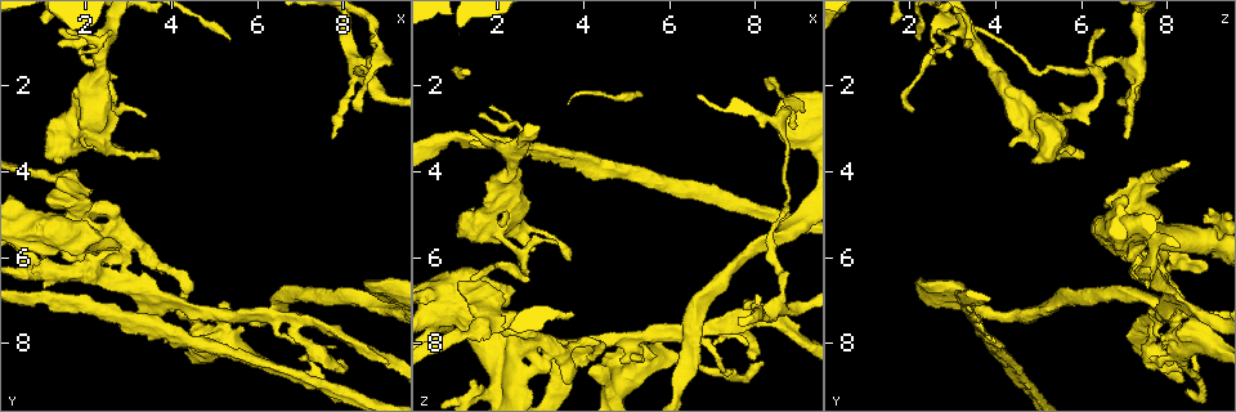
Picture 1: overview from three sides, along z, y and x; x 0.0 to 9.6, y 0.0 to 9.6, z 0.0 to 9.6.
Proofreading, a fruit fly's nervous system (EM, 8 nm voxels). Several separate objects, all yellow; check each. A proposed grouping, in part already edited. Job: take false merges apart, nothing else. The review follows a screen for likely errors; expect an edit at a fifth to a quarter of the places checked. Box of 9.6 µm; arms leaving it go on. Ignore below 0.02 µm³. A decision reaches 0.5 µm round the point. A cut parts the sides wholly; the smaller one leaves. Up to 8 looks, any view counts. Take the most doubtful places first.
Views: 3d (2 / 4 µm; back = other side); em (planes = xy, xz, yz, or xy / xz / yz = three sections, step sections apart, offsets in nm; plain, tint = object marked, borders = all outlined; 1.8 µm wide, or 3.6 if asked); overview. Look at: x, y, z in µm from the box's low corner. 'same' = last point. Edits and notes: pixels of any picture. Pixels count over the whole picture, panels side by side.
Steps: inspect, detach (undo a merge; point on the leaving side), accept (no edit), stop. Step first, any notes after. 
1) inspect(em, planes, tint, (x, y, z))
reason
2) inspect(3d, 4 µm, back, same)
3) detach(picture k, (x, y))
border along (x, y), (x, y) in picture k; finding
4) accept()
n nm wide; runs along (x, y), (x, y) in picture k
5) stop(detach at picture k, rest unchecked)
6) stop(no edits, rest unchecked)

inspect(3d, 2 µm, (6.35, 7.25, 7.75))
abrupt turn

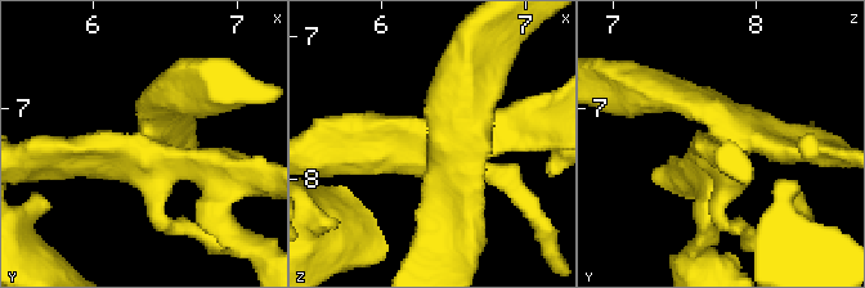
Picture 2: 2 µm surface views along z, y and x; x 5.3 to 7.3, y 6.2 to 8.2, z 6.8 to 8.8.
inspect(em, planes, tint, (6.40, 7.32, 7.80))
now the EM

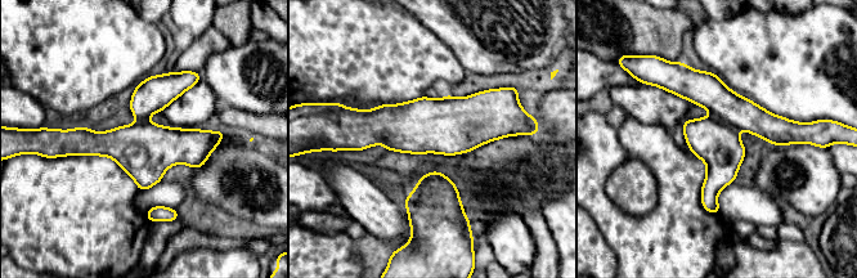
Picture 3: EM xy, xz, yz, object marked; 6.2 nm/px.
detach(picture 3, (718, 144))
the part that leaves runs along (355, 129), (505, 128), (510, 131) in picture 3; a second neuron is stuck on

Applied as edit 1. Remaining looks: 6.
inspect(em, planes, tint, (8.30, 1.55, 7.25))
a narrow waist

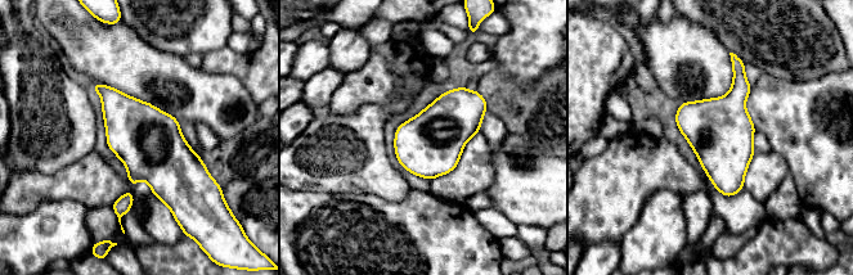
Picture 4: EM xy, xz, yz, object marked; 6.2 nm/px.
accept()
all the same neuron

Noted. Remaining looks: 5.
inspect(overview)

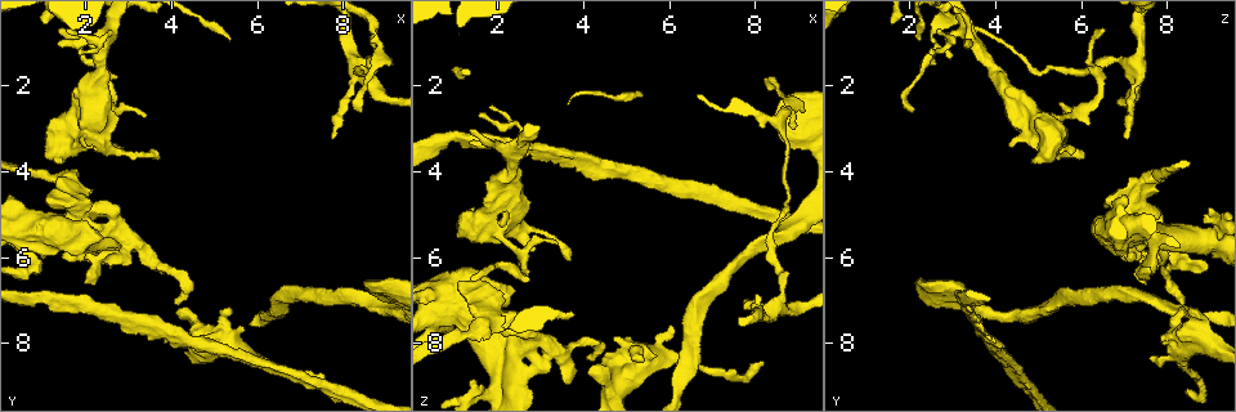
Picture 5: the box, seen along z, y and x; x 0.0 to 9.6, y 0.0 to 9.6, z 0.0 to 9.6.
inspect(3d, 4 µm, (0.70, 6.20, 7.60))
sharp bend

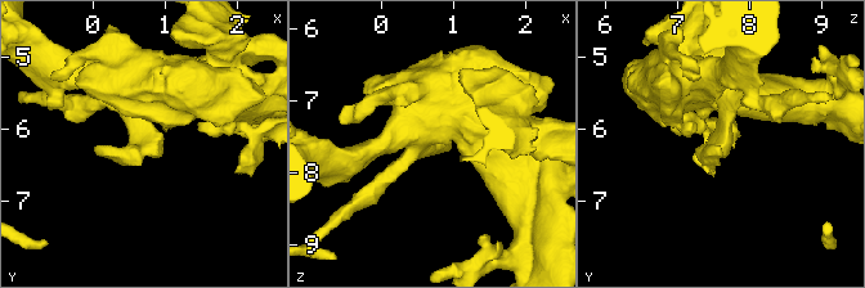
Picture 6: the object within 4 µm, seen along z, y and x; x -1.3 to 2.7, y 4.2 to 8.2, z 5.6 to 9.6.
inspect(em, xz, step 8, tint, (0.70, 6.20, 7.65))

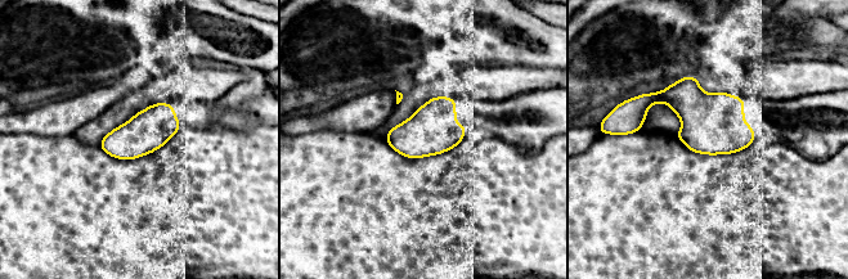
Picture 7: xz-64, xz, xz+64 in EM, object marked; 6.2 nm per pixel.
inspect(em, planes, tint, same)

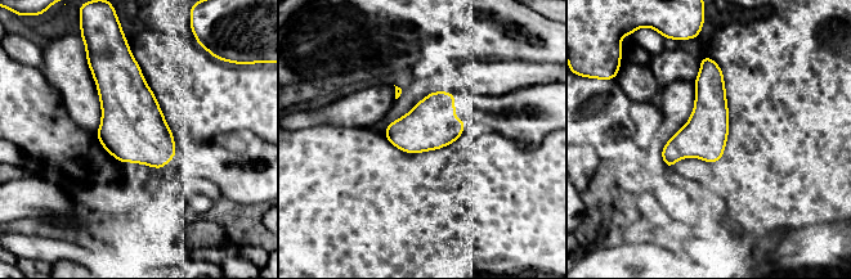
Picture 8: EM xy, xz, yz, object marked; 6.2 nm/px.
accept()
continuous, no second neuron

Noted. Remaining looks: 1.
stop(detach at picture 3, rest unchecked)

